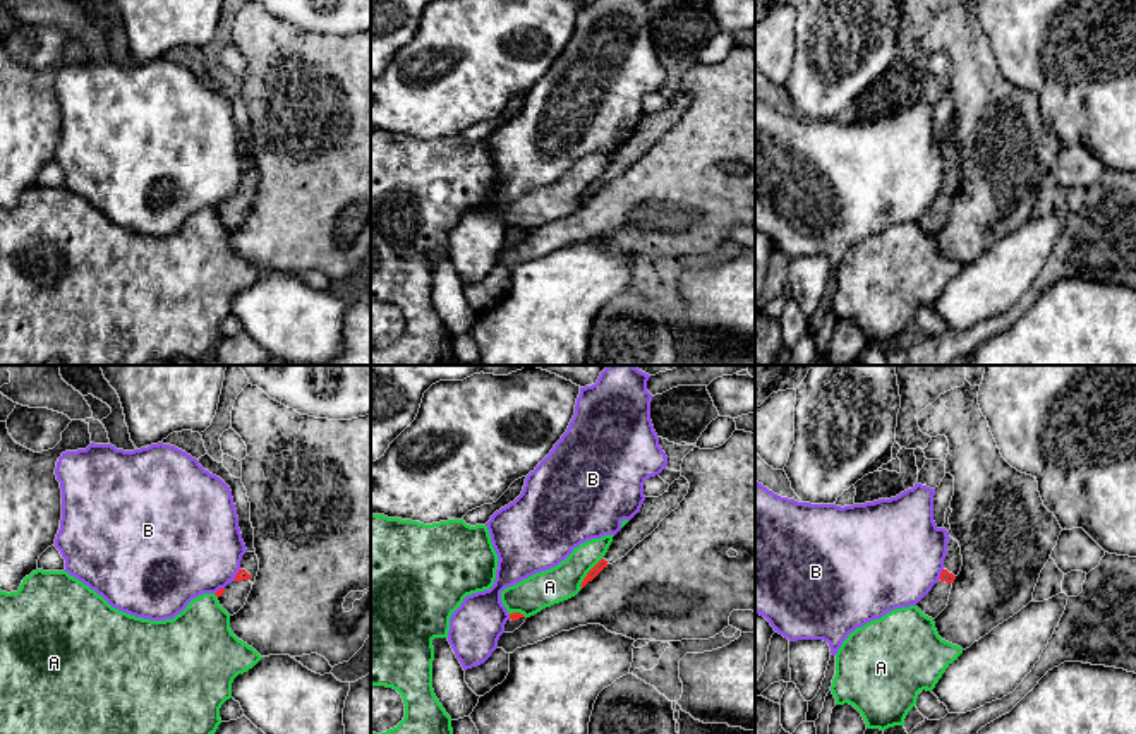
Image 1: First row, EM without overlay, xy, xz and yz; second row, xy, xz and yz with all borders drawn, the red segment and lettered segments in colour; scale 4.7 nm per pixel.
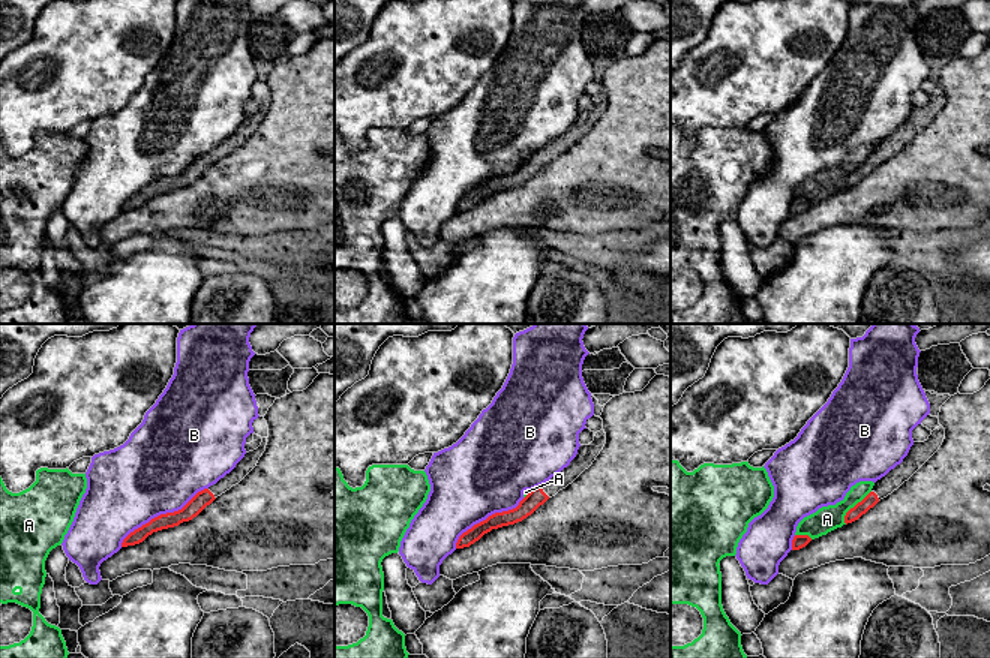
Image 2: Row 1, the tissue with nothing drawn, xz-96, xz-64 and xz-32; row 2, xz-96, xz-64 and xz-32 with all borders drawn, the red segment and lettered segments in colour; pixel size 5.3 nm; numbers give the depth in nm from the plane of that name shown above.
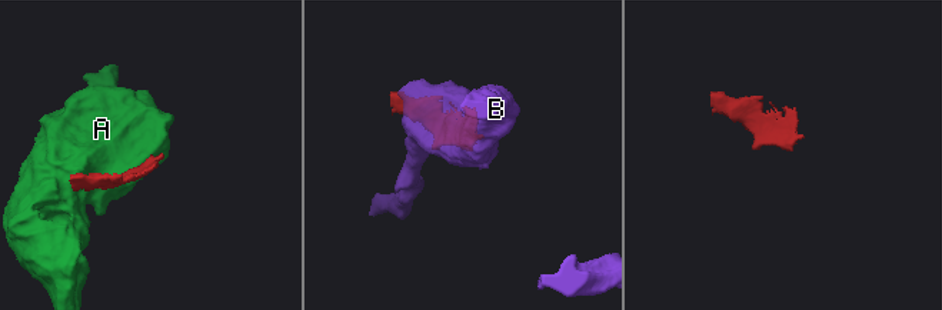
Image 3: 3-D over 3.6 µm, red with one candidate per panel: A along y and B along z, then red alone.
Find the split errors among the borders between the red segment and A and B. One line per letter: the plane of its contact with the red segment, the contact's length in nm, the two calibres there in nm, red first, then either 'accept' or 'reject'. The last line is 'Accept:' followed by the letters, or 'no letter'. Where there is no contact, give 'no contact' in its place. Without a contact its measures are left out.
A: meets red in xz; contact 180 nm long; 50 nm thick on the red side, 170 nm on the other; reject
B: meets red in xy; contact 70 nm long; 50 nm thick on the red side, 460 nm on the other; reject
Accept: no letter

